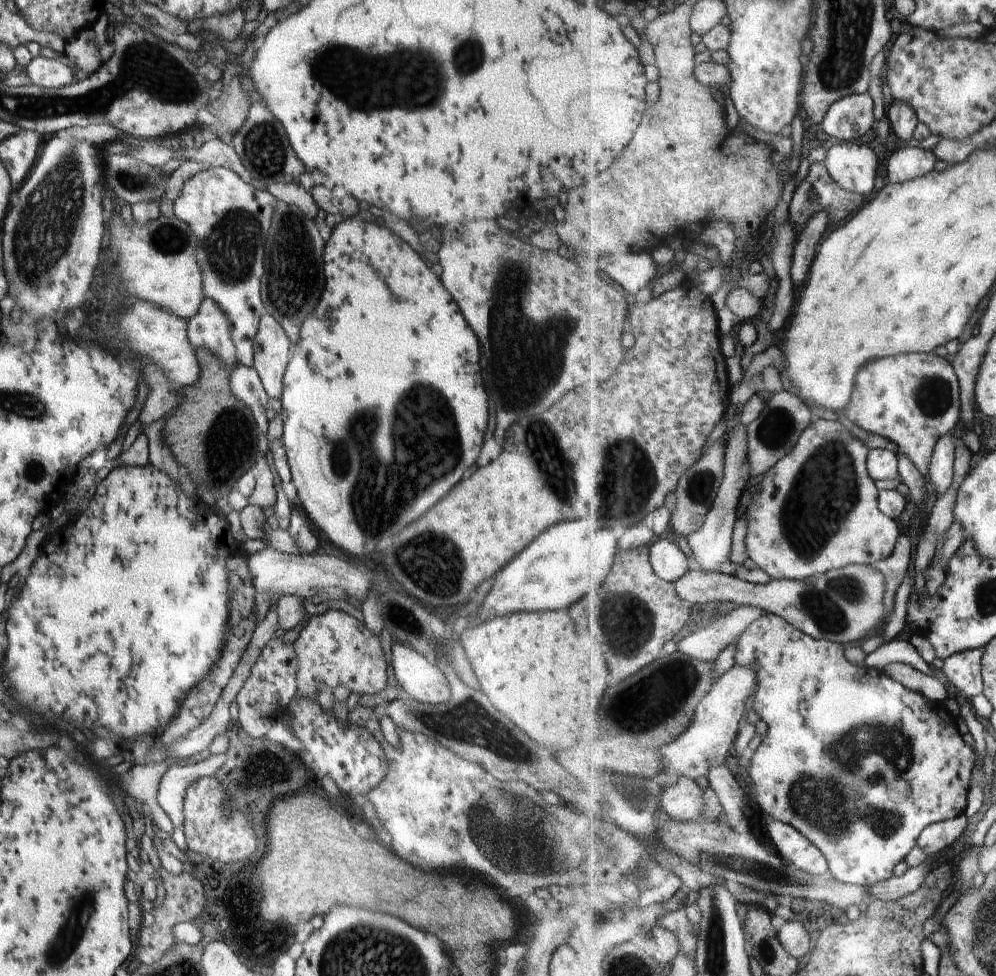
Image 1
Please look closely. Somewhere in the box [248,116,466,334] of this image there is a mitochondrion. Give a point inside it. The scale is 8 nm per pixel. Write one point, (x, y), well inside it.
(289, 307)

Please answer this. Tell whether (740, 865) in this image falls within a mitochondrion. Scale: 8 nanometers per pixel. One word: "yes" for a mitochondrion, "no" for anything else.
yes

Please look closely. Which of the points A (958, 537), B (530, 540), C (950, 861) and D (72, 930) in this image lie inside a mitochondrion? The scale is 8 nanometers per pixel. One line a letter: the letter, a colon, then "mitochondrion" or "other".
A: other
B: other
C: other
D: mitochondrion

